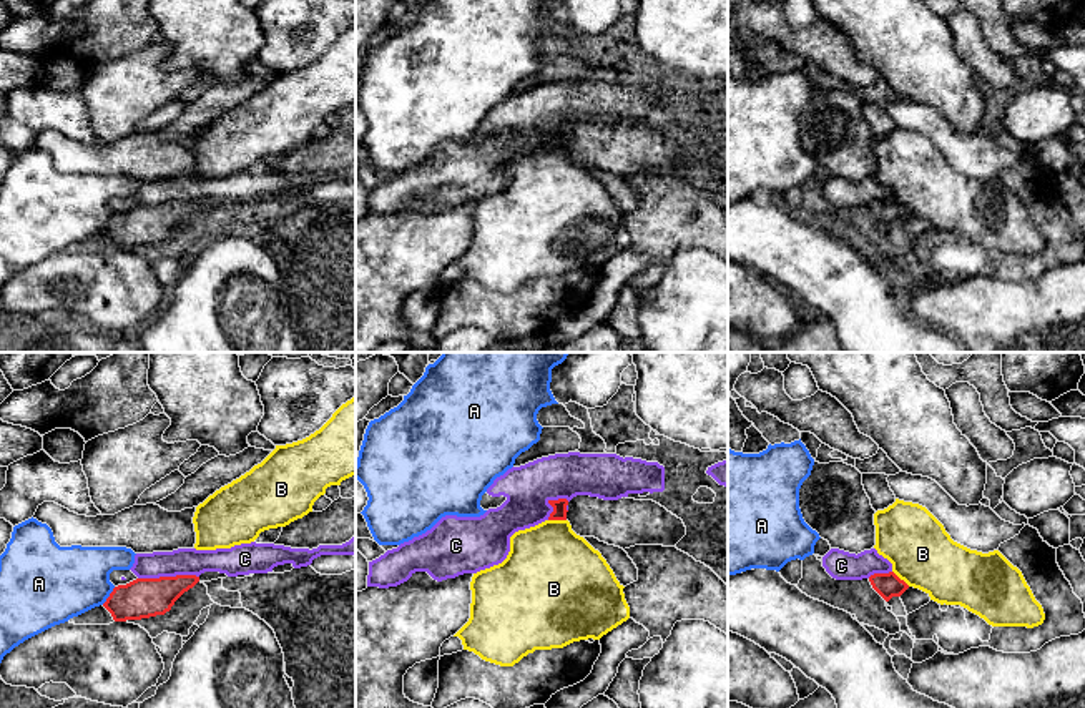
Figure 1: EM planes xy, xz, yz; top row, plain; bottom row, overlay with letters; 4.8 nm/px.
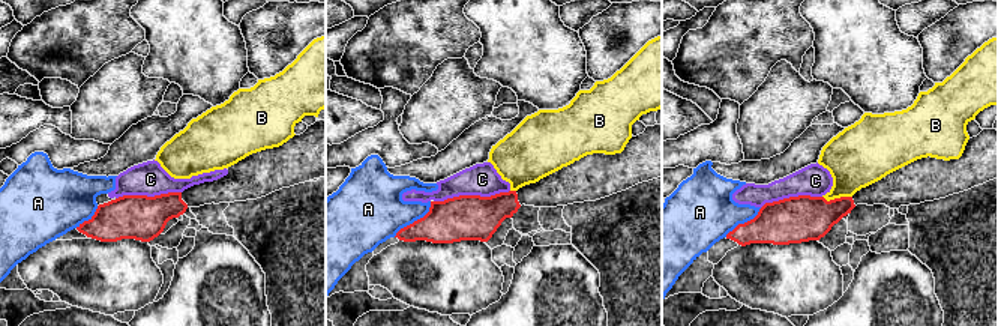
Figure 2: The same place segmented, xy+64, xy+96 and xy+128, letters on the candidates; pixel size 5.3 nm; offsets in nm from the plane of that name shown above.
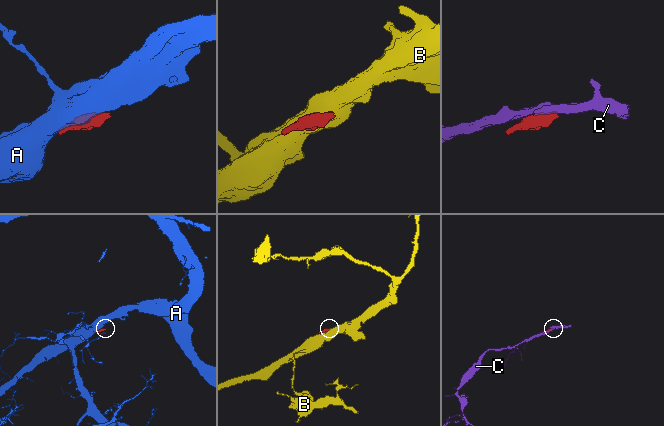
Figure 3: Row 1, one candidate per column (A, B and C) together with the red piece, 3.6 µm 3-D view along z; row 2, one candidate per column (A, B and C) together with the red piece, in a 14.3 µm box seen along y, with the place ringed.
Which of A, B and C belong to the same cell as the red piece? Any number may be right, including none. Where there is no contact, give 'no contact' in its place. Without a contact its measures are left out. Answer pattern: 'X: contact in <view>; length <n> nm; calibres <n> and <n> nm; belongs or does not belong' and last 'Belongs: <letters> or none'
A: contact in xy; length 110 nm; calibres 190 and 360 nm; does not belong
B: contact in xz; length 90 nm; calibres 70 and 420 nm; does not belong
C: contact in xy; length 300 nm; calibres 190 and 130 nm; does not belong
Belongs: none

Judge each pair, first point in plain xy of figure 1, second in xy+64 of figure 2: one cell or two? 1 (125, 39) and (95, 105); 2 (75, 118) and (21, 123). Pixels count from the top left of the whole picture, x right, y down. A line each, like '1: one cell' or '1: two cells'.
1: two cells
2: one cell

